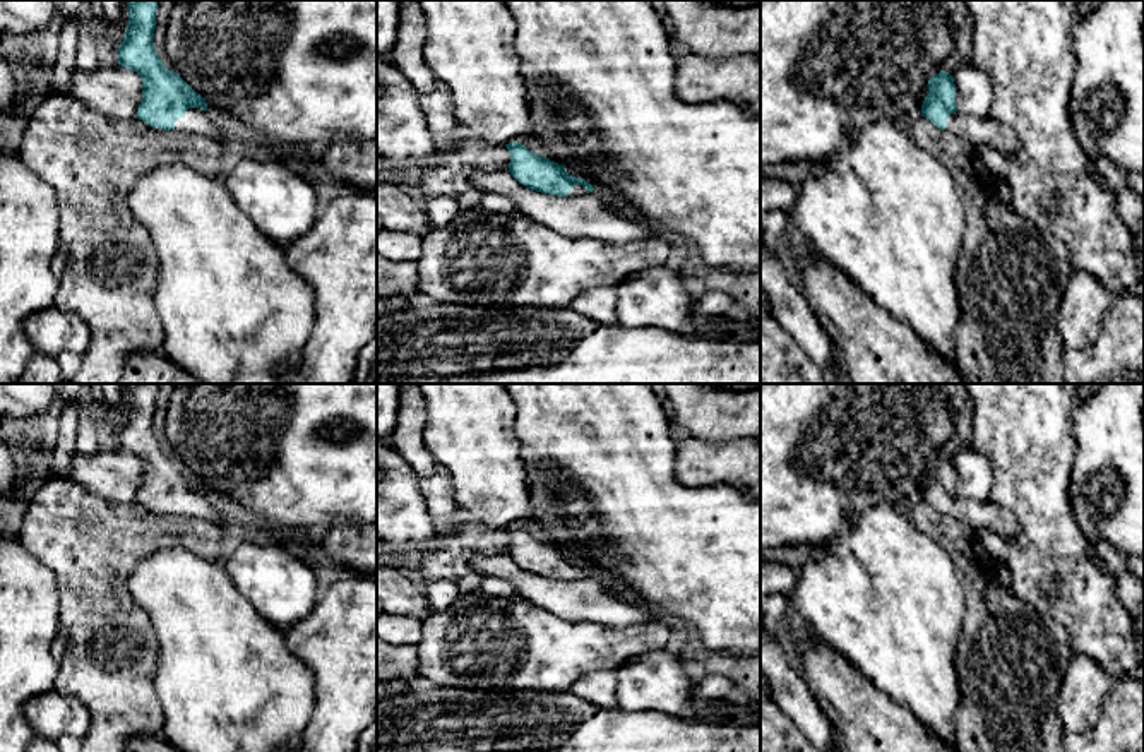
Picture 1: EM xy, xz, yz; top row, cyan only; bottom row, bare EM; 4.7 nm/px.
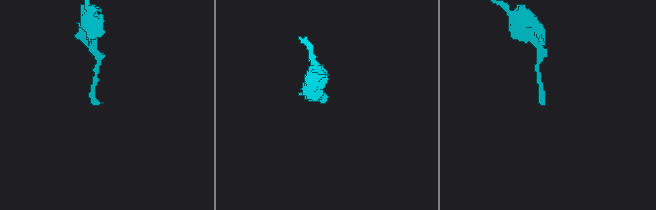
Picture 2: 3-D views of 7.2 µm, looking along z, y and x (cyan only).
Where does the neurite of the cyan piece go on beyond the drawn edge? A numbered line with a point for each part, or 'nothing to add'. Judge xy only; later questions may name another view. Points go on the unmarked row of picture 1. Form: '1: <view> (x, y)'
1: xy (196, 504)

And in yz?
1: yz (980, 516)

